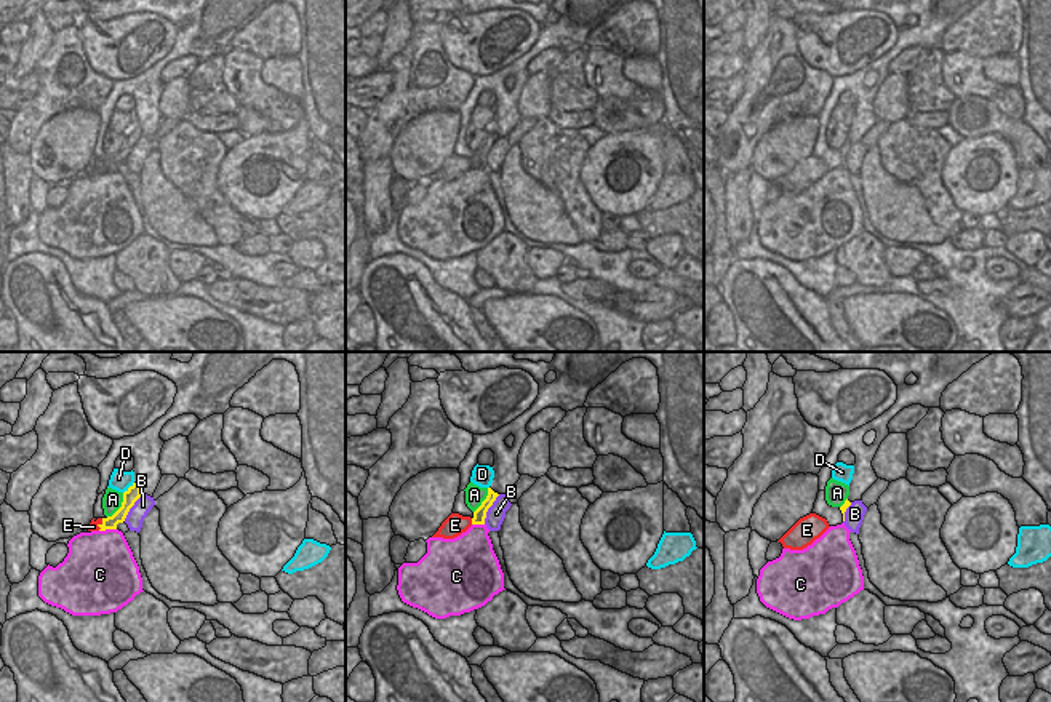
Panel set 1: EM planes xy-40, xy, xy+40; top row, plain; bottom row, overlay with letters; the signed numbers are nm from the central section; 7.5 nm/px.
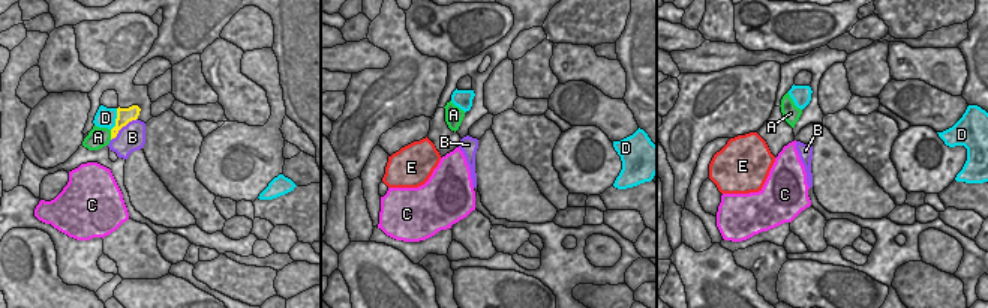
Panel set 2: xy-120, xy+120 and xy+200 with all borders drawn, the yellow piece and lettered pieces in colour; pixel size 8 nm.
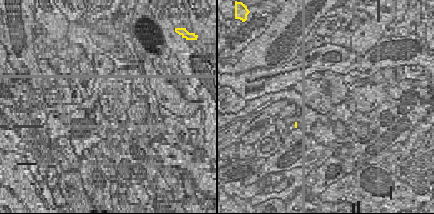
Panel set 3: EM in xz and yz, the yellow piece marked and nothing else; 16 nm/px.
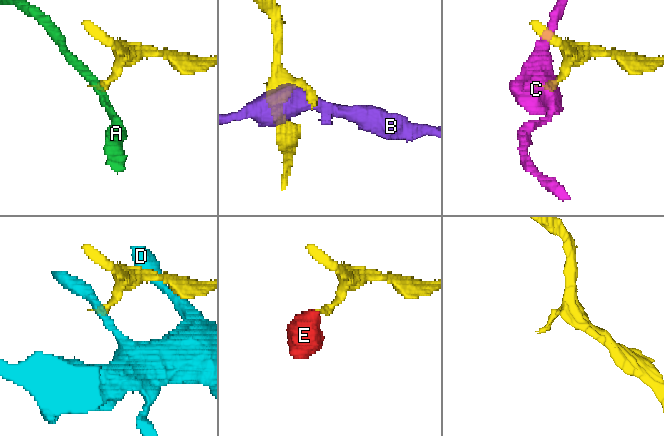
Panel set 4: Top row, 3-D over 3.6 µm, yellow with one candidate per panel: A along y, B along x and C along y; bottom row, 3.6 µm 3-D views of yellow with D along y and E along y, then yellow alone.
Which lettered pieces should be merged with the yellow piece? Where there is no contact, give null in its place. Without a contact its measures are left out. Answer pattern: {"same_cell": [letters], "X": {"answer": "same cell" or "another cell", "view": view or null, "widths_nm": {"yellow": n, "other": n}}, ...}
{"same_cell": ["E"], "A": {"answer": "another cell", "view": "xy-40", "widths_nm": {"yellow": 110, "other": 150}}, "B": {"answer": "another cell", "view": "xy", "widths_nm": {"yellow": 100, "other": 140}}, "C": {"answer": "another cell", "view": "xy-40", "widths_nm": {"yellow": 100, "other": 460}}, "D": {"answer": "another cell", "view": "xy-40", "widths_nm": {"yellow": 110, "other": 150}}, "E": {"answer": "same cell", "view": "xy", "widths_nm": {"yellow": 100, "other": 170}}}

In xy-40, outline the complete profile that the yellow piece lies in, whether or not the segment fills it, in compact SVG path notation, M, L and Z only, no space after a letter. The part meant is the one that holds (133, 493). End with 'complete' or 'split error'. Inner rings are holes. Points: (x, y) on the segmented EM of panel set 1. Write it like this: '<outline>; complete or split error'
M133 483L125 493L123 493L123 502L122 507L107 518L98 518L91 520L88 525L88 531L106 531L106 529L117 529L118 523L123 523L130 509L134 505L134 502L142 496L141 486L138 483Z; split error

